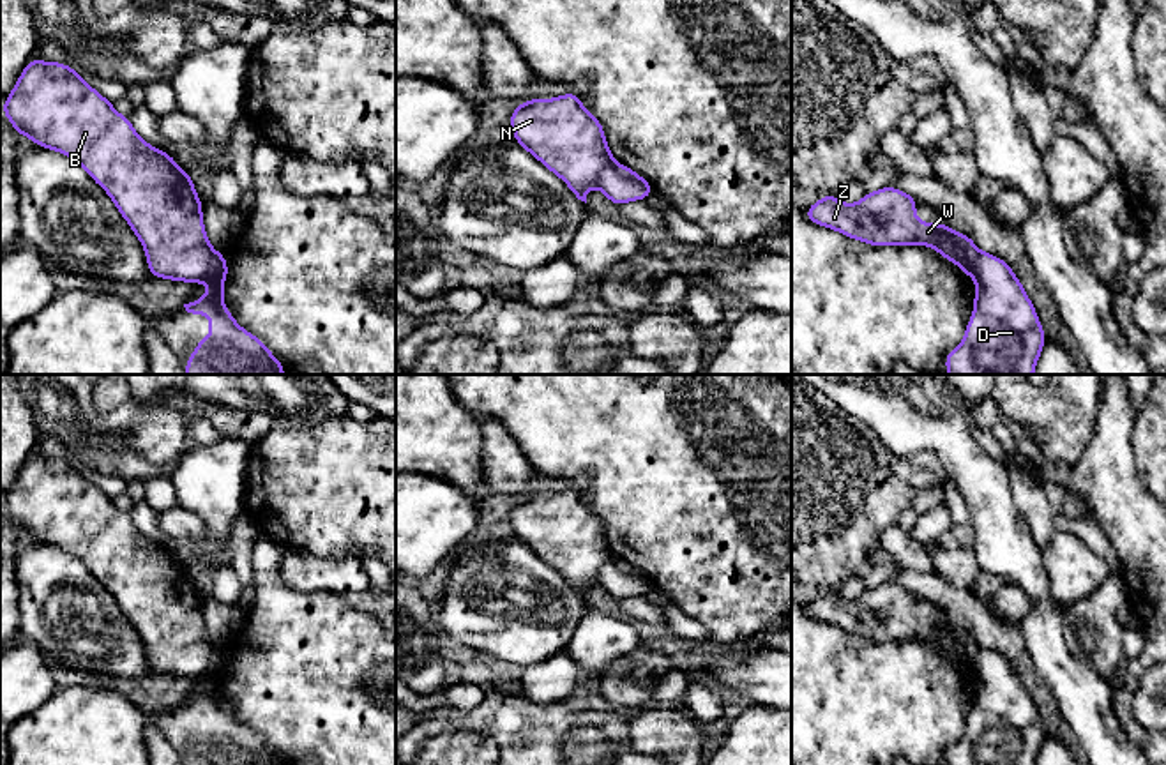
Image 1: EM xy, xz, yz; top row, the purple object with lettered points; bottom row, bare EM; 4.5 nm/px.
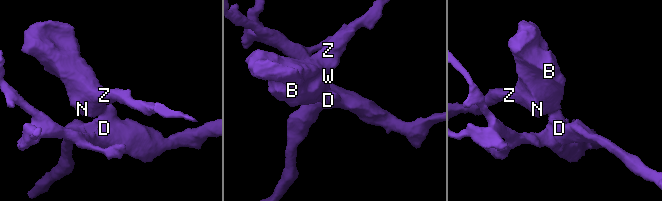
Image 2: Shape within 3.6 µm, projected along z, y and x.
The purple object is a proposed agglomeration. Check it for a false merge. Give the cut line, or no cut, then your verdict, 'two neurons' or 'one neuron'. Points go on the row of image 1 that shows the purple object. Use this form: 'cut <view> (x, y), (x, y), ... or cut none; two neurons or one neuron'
cut xy (221, 253), (205, 278); two neurons

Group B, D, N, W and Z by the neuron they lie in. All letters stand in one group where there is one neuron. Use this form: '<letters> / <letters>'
B N W Z / D

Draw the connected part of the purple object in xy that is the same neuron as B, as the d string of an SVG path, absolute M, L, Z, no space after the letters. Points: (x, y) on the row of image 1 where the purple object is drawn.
M34 57L2 104L2 111L18 134L30 138L37 147L72 157L108 193L140 239L152 277L191 284L207 279L214 260L223 253L217 253L207 239L203 203L193 178L168 152L143 141L129 117L117 113L113 102L71 65Z

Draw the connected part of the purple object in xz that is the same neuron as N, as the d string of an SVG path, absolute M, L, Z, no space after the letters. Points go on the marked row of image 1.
M574 92L528 99L511 113L516 143L560 177L587 203L604 166L613 163L602 124Z

